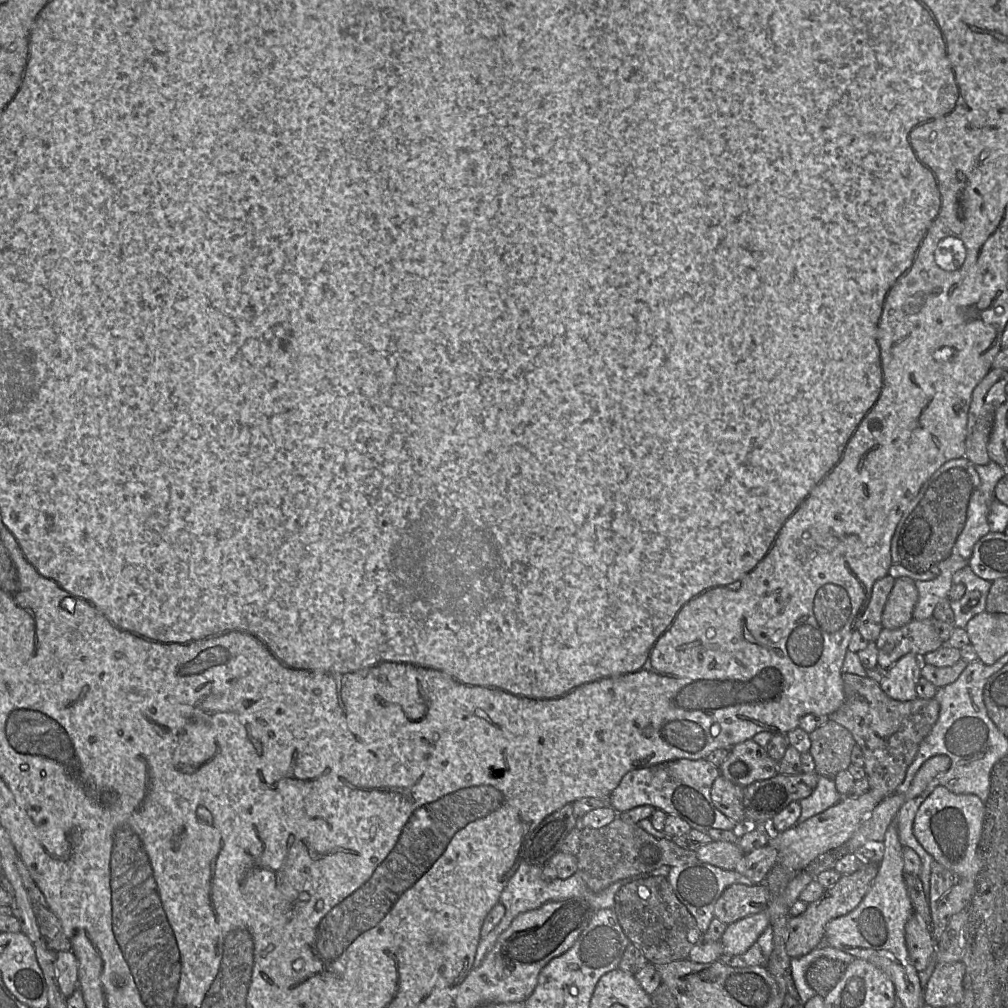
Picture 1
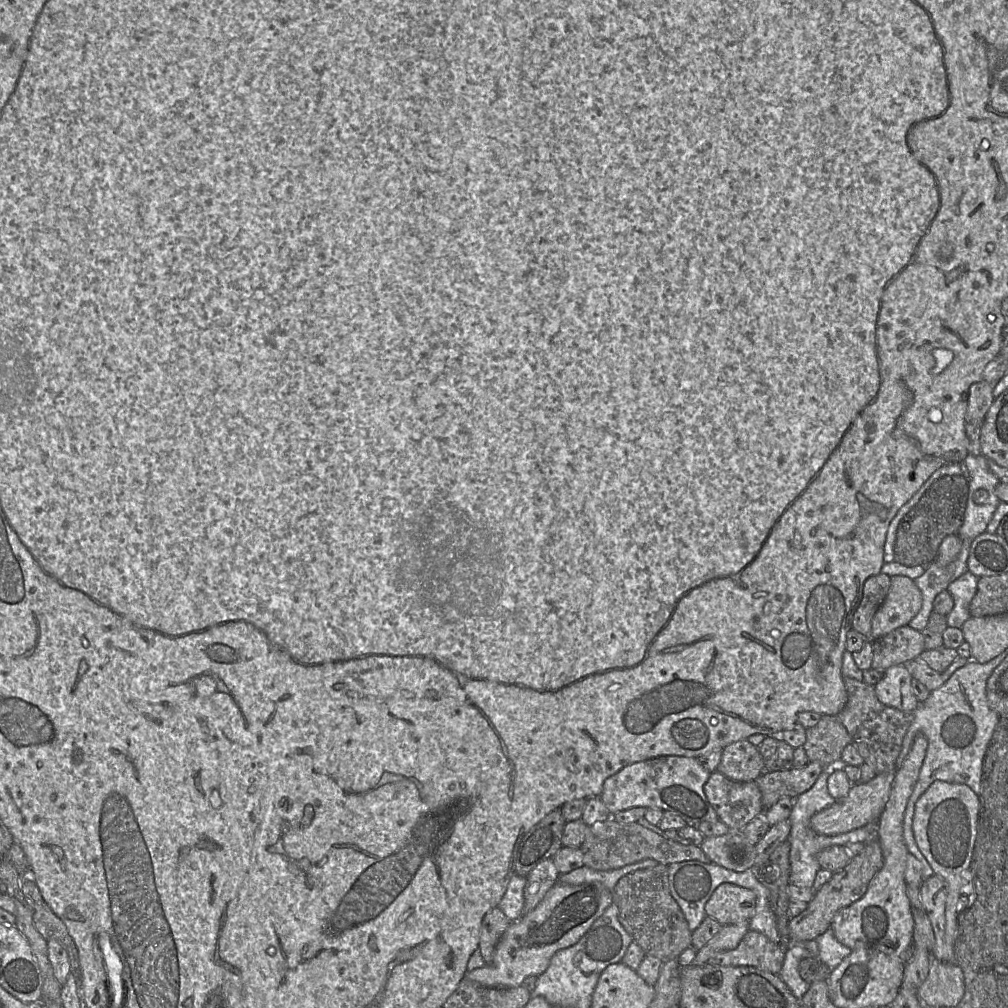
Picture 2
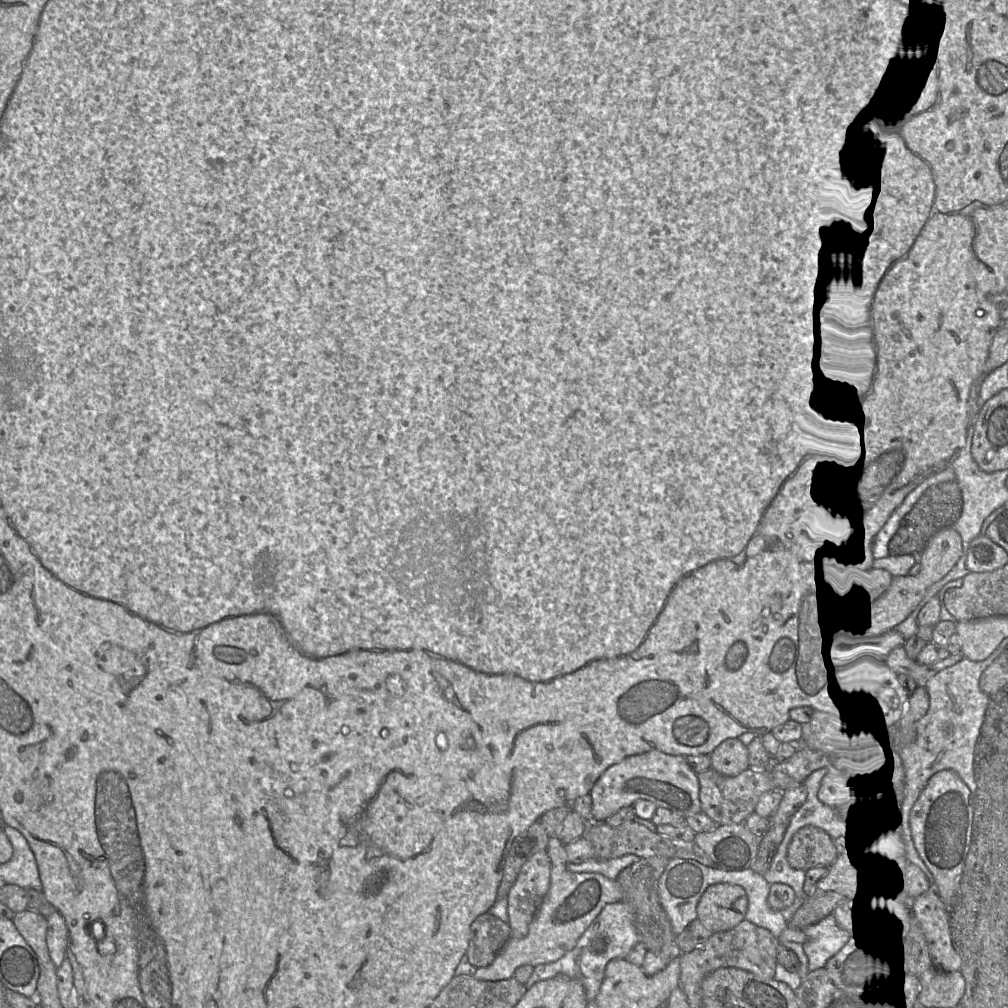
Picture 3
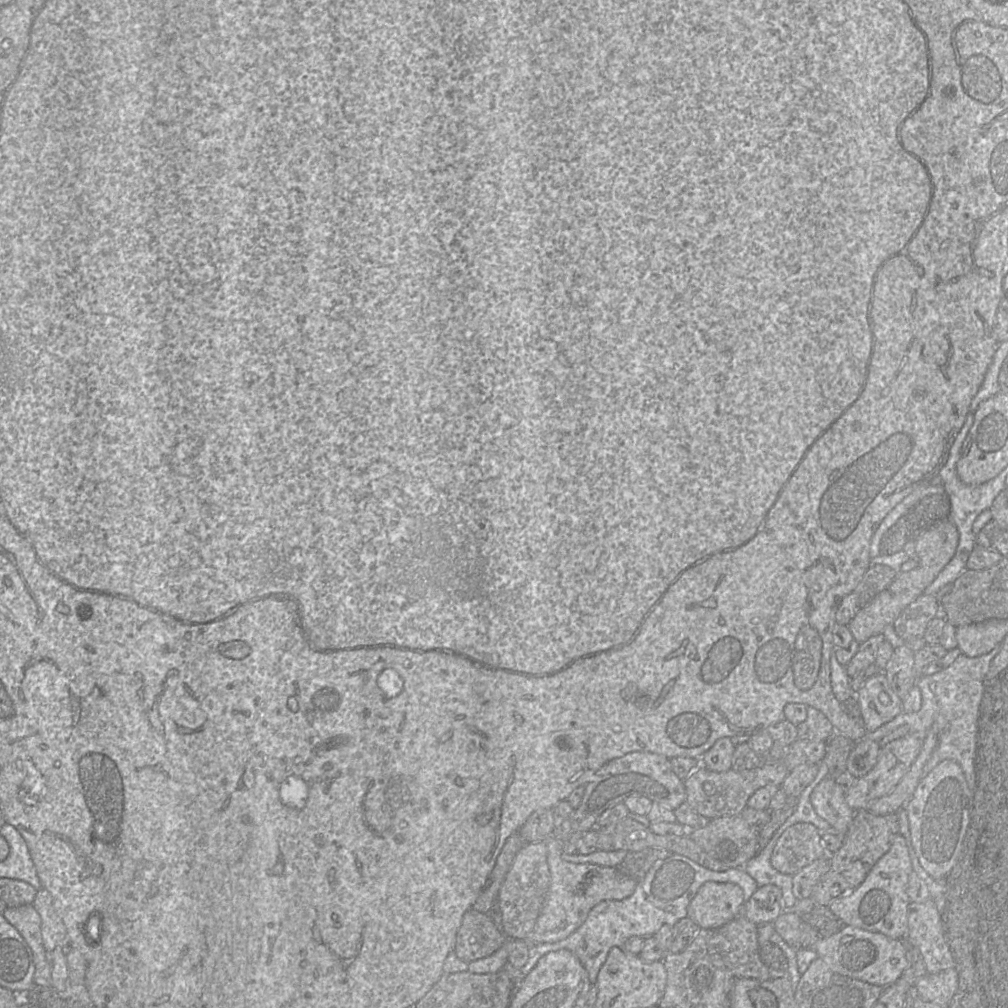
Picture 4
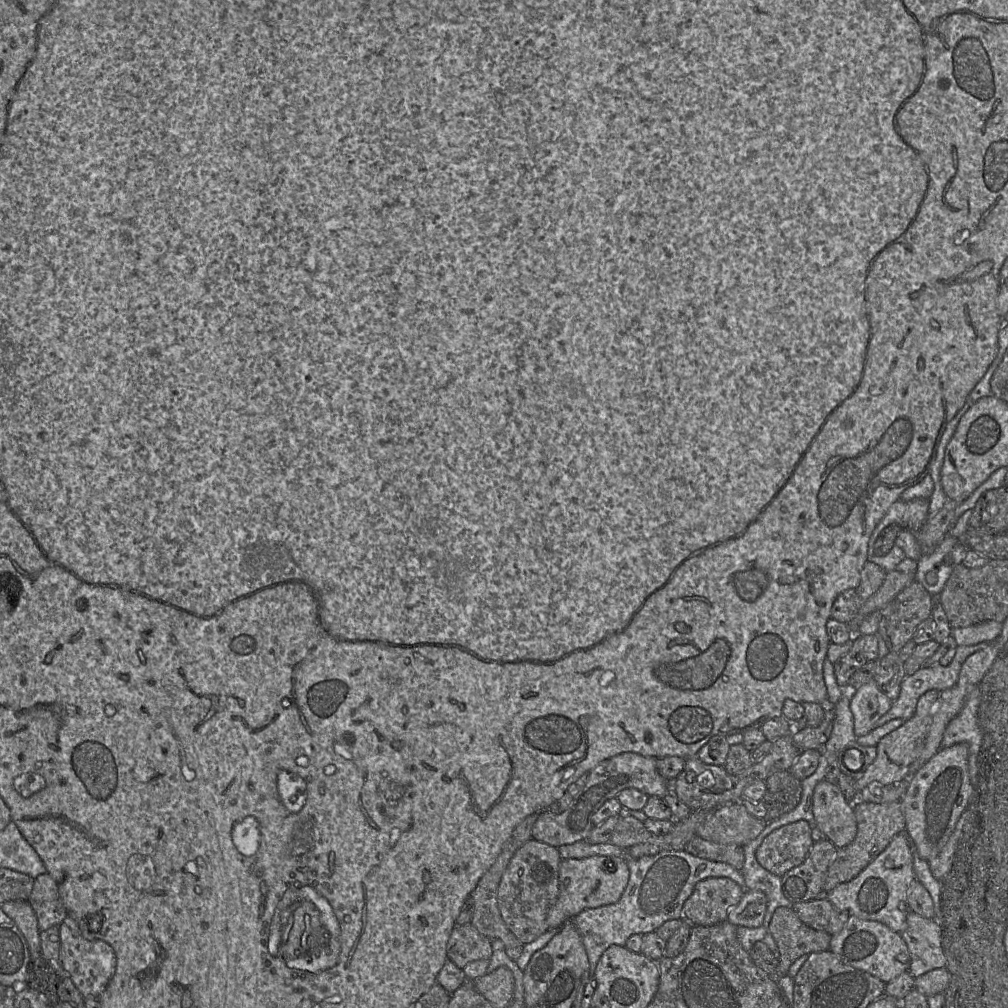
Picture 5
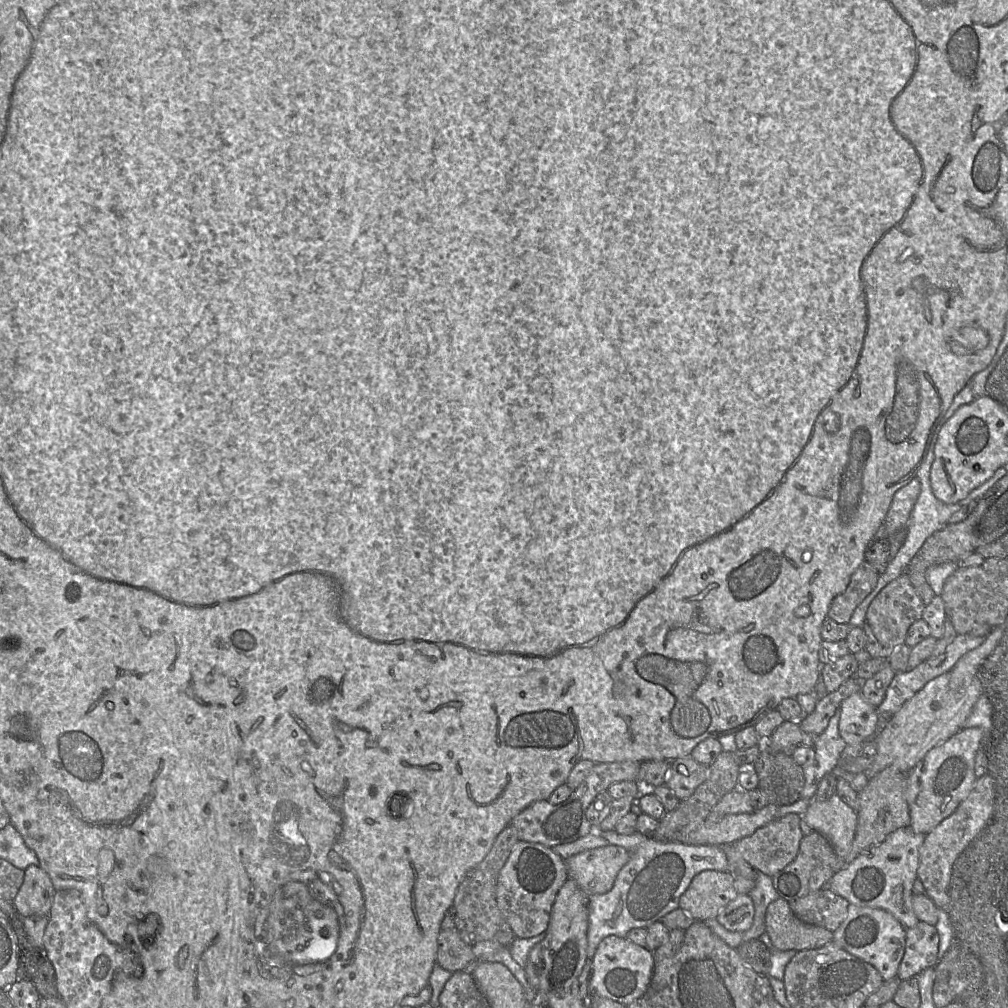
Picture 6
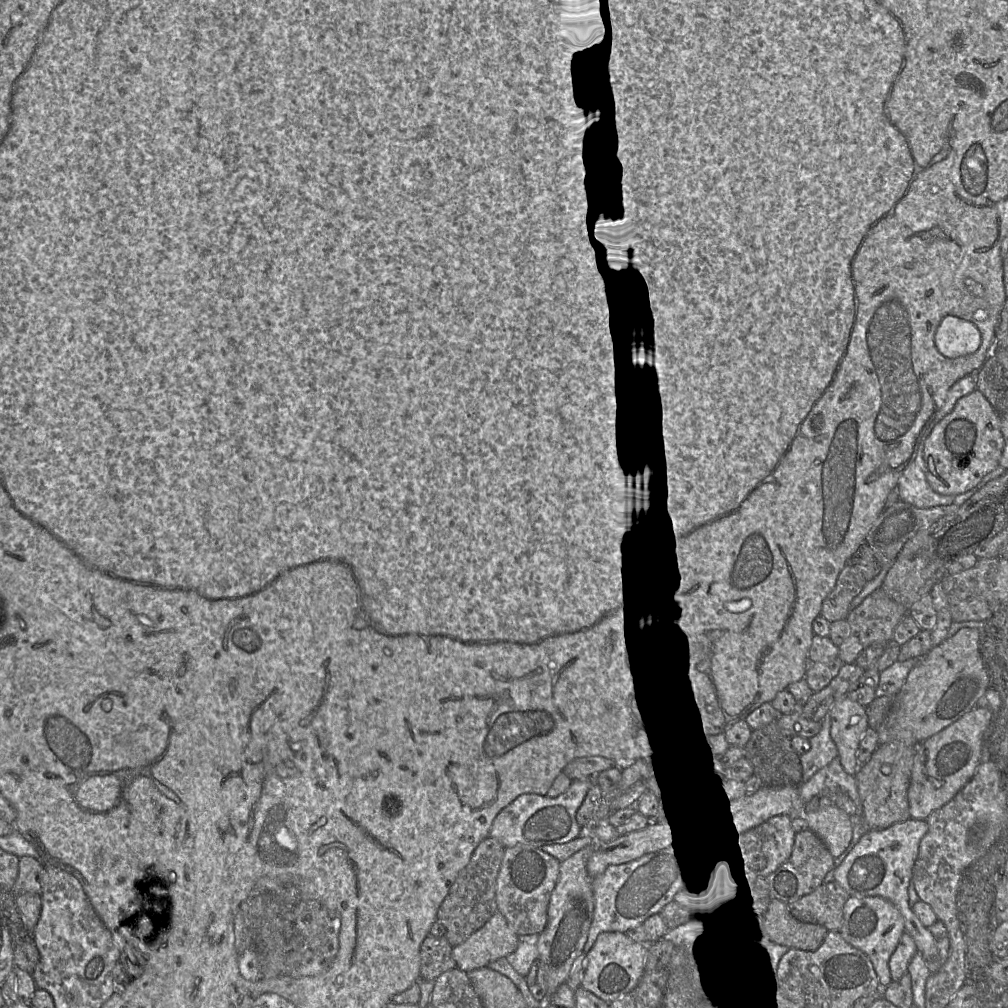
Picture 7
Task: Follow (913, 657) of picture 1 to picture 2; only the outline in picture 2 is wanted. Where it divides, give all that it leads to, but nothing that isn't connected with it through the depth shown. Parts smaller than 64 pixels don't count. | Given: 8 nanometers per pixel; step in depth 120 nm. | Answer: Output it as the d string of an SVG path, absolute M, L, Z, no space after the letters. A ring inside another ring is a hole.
M903 664L887 668L883 678L874 686L878 700L903 712L914 712L920 702L913 694L912 679Z

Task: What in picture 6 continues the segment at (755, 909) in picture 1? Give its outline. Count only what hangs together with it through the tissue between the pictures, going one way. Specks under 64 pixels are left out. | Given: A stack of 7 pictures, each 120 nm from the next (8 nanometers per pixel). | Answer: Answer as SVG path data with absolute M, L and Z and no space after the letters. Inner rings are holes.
M705 870L694 876L679 899L679 907L695 921L703 922L708 919L716 919L718 913L738 895L733 877L728 871Z

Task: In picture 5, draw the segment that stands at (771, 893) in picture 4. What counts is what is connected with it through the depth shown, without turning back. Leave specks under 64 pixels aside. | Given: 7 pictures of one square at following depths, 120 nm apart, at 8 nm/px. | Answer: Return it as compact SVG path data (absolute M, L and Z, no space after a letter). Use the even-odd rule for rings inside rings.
M744 889L741 900L728 912L726 921L735 926L757 928L763 924L766 909L765 893Z

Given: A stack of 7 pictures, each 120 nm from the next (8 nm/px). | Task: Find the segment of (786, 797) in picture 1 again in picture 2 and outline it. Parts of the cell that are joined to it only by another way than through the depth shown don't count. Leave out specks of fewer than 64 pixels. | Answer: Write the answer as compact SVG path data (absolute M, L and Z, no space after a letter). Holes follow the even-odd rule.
M809 761L802 768L765 771L755 780L762 794L763 812L782 797L795 799L810 789L824 770L819 762Z

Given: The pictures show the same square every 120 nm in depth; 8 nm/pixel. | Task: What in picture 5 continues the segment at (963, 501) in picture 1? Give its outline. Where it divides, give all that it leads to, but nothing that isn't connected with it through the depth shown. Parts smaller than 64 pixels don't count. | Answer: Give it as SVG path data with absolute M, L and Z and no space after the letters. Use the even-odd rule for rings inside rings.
M929 499L894 502L869 539L869 558L887 555L902 530L917 534L928 519L928 509Z

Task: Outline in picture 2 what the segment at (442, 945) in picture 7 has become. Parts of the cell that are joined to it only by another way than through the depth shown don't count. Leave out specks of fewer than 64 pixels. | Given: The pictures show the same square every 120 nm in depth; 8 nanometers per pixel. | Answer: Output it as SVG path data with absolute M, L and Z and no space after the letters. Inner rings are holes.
M497 907L489 910L482 919L478 949L486 964L492 961L500 938L511 921Z

